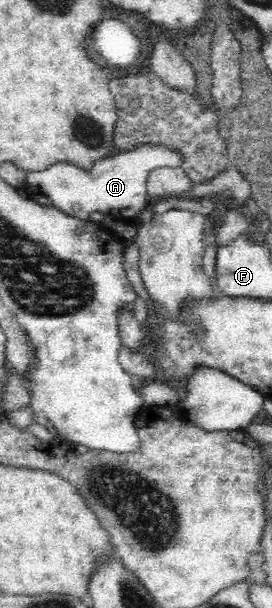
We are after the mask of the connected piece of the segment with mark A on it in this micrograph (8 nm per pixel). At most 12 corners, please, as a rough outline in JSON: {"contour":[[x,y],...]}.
{"contour":[[163,145],[28,172],[28,197],[81,220],[150,207],[149,173],[182,167]]}

